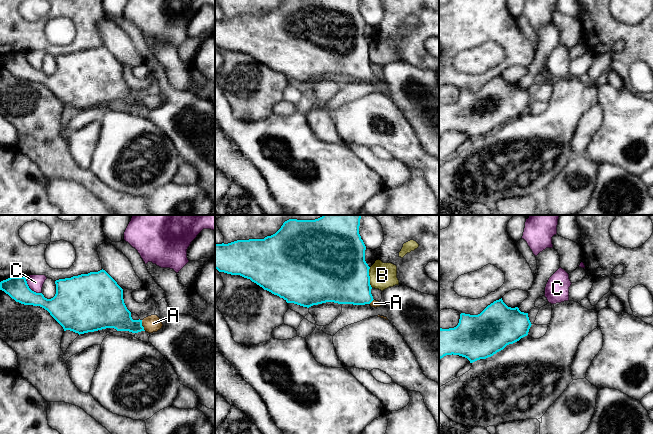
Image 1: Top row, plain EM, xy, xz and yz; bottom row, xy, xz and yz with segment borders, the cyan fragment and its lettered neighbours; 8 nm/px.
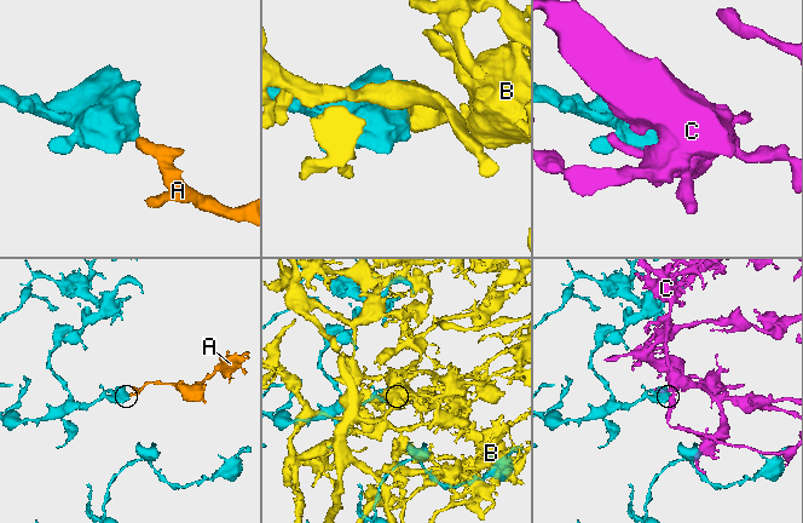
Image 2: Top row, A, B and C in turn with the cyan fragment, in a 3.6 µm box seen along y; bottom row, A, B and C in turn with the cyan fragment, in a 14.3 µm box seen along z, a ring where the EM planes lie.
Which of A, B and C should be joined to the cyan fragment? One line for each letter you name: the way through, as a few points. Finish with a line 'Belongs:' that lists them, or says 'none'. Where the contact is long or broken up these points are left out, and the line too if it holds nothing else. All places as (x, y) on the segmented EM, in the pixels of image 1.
A: across xy (113, 313), (125, 323), (141, 325), (153, 323)
Belongs: A

